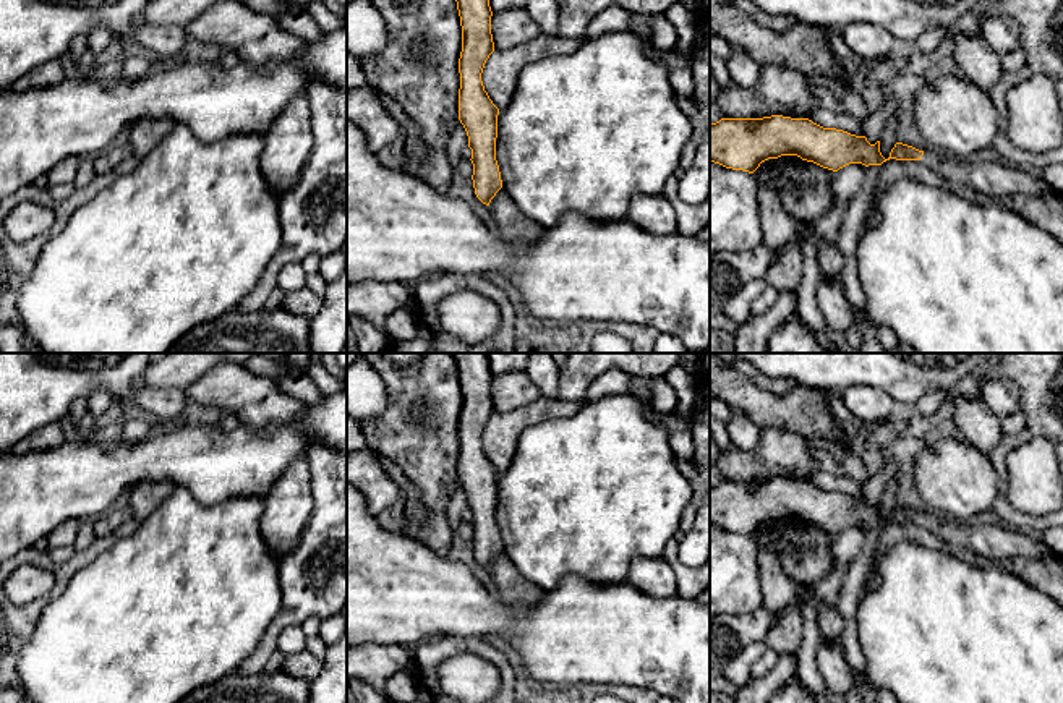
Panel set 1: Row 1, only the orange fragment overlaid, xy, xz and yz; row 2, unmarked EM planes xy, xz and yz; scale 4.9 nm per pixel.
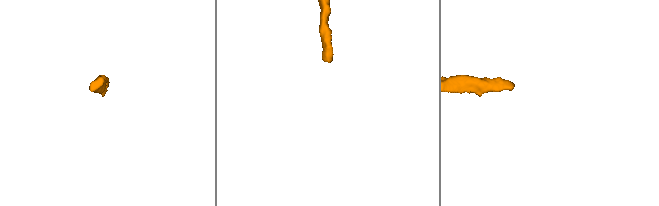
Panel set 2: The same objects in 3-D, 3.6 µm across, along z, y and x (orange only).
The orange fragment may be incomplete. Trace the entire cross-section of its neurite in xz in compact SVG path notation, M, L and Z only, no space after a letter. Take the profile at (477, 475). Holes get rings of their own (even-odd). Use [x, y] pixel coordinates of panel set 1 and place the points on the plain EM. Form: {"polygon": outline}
{"polygon": "M450 353L457 364L462 389L462 415L459 421L459 483L468 499L476 560L489 569L502 551L496 523L499 471L485 454L481 436L494 415L491 397L491 369L486 353Z"}

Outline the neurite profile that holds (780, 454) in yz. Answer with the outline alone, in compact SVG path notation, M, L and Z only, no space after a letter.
M763 428L760 442L752 450L729 445L721 450L716 467L724 481L763 481L783 478L807 481L817 470L812 449L813 442L779 428Z

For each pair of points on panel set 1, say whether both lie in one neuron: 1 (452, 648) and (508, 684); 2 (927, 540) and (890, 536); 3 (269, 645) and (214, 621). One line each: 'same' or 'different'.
1: same
2: same
3: different

